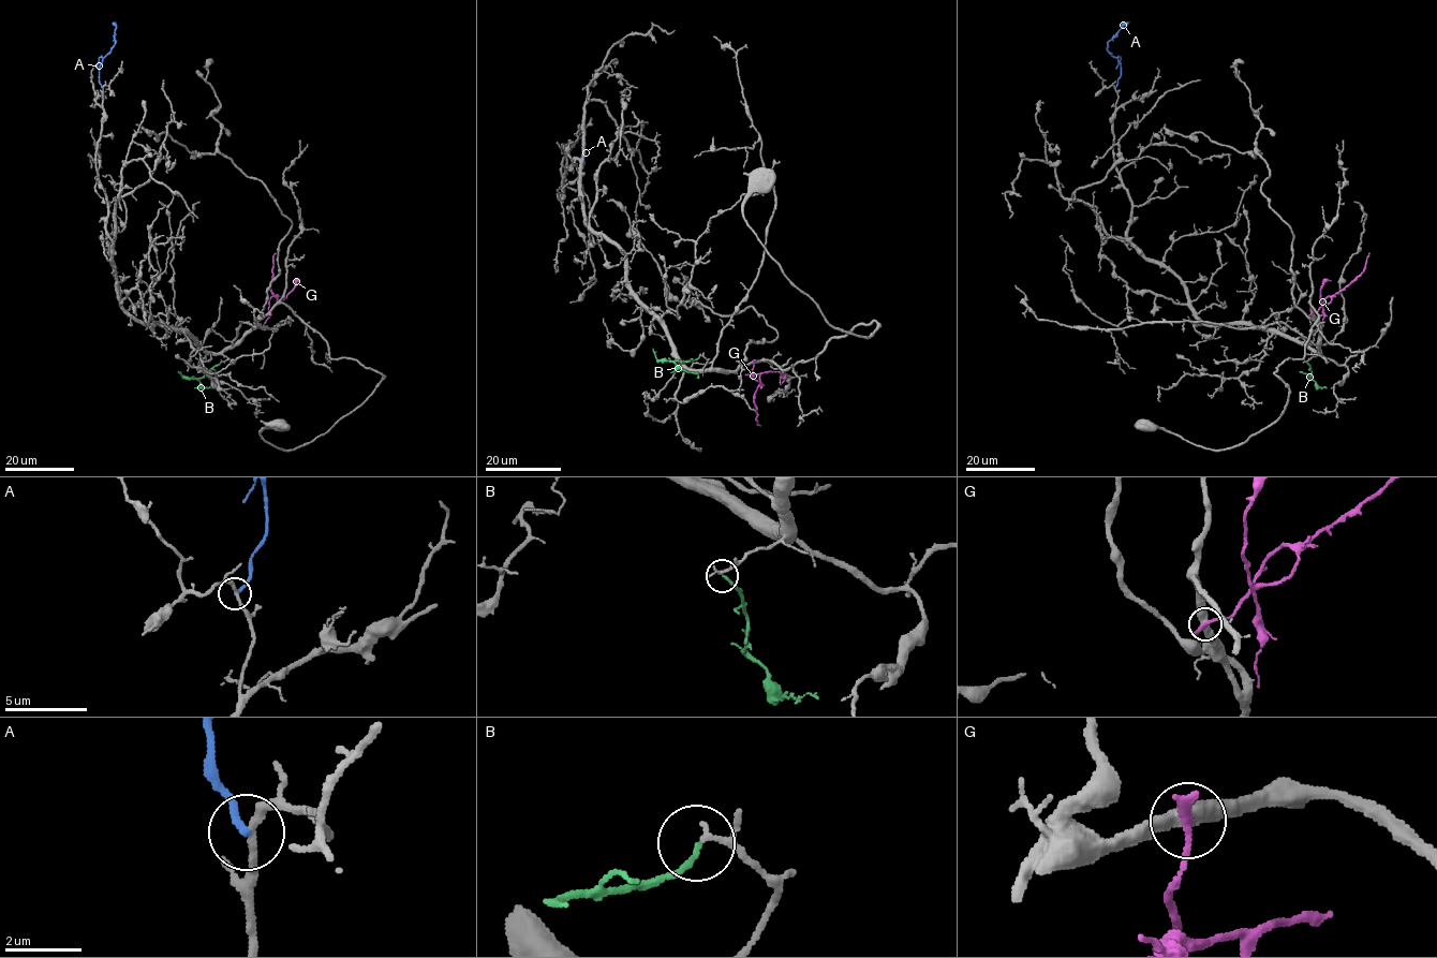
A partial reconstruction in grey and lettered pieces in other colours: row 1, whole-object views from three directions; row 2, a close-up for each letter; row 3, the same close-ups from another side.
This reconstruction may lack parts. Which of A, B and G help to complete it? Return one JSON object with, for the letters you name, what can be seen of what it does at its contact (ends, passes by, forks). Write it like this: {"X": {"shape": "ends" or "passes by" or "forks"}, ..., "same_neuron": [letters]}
{"B": {"shape": "ends"}, "same_neuron": ["B"]}

